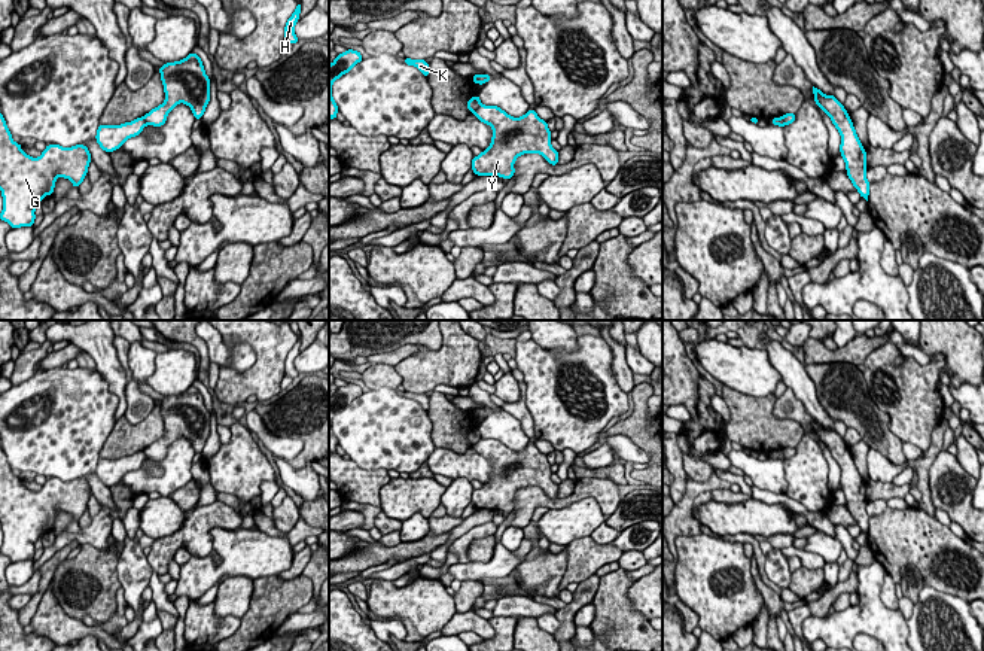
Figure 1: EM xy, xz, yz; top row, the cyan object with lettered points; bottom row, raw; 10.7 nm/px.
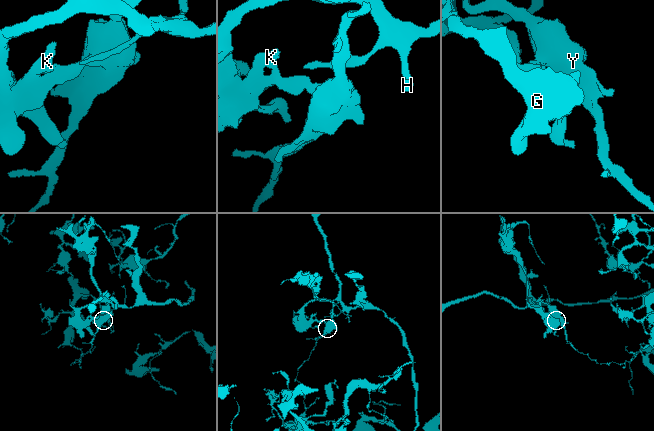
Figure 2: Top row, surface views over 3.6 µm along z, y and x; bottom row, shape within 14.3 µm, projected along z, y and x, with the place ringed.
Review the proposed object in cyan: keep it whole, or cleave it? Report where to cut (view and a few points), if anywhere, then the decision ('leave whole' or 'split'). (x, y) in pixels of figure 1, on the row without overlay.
cut in xz along (481, 438), (472, 444); split

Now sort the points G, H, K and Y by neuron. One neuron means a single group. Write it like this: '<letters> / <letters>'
G H K / Y

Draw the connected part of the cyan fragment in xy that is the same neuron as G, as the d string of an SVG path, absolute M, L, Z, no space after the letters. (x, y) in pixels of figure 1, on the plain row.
M0 447L0 523L3 530L0 553L7 556L10 562L33 560L34 544L46 529L52 529L57 512L68 512L73 521L79 521L92 493L85 478L63 481L52 477L42 484L39 492L28 490L21 481L19 477L12 474L12 468Z

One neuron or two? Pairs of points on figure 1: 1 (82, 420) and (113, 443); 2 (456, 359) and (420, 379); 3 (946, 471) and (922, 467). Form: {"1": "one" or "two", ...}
{"1": "two", "2": "one", "3": "two"}

